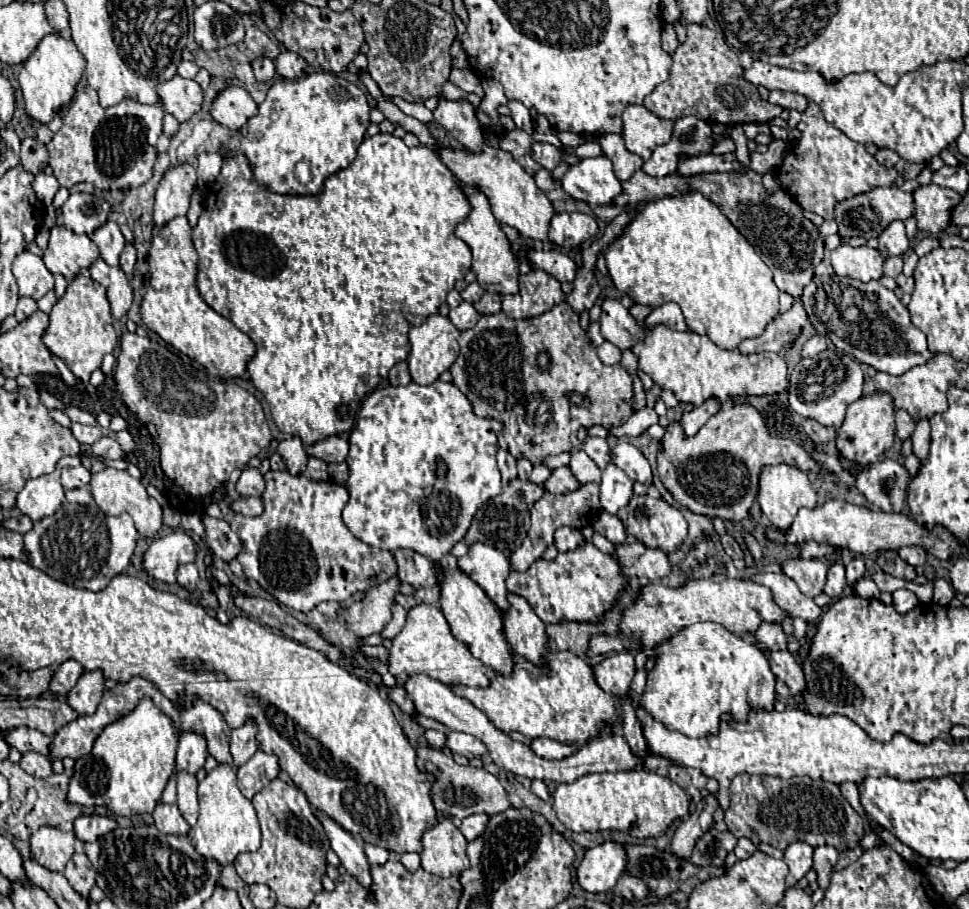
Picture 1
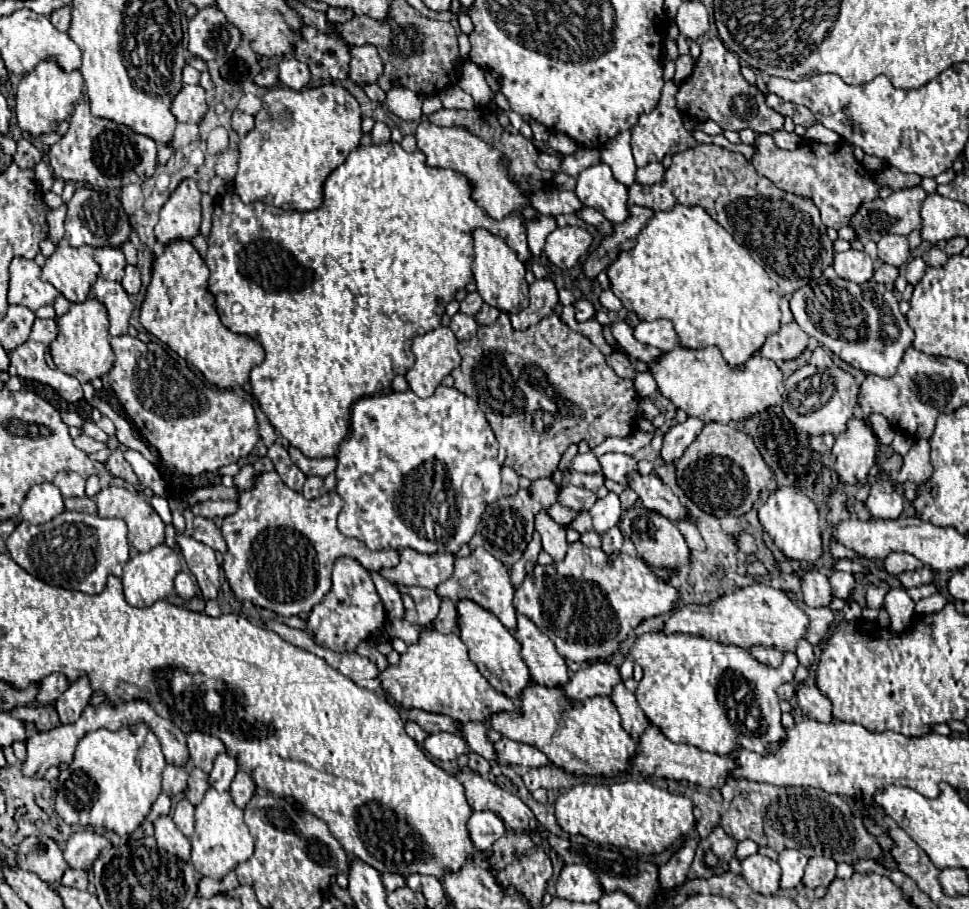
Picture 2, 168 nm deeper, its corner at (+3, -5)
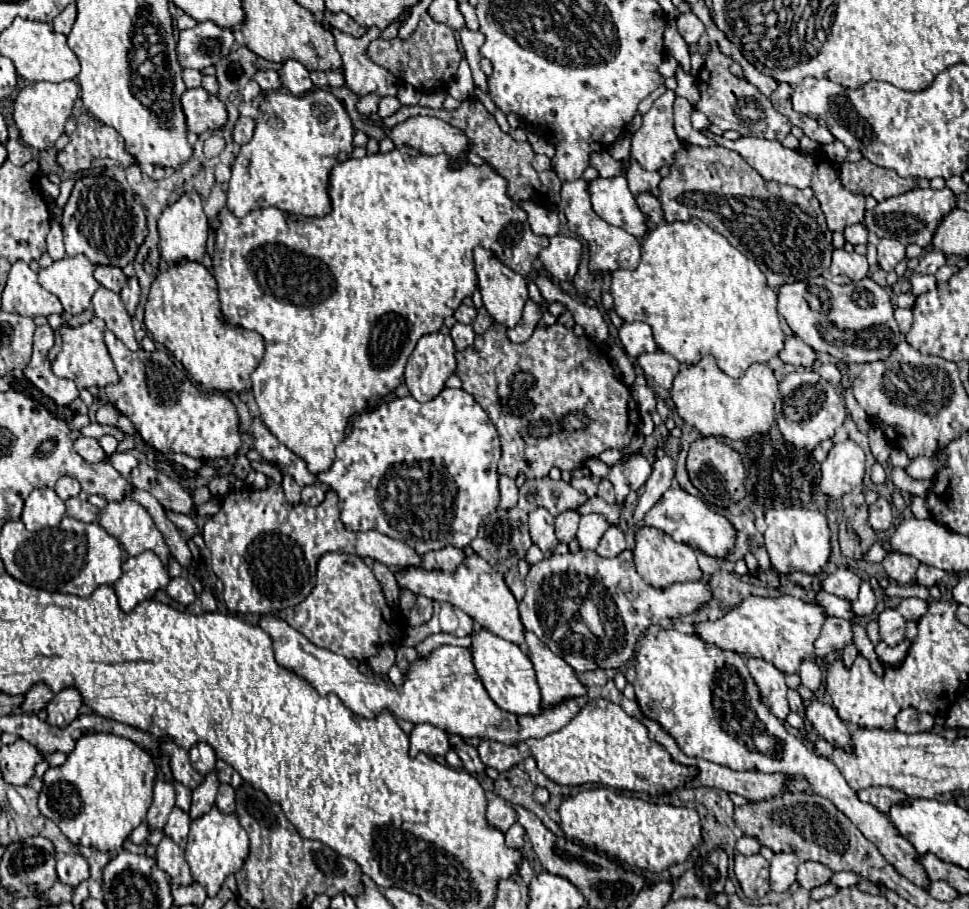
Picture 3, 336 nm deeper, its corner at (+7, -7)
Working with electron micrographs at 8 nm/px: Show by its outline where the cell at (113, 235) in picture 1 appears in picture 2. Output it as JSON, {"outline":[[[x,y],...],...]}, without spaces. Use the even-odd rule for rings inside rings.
{"outline":[[[96,248],[94,250],[94,260],[102,268],[102,276],[106,280],[120,282],[124,268],[126,268],[126,258],[120,248]]]}

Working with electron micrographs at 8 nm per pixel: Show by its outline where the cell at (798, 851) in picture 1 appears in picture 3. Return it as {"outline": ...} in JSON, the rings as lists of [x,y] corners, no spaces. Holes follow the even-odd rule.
{"outline":[[[774,854],[770,860],[770,884],[774,892],[786,892],[796,882],[800,860],[794,854]]]}

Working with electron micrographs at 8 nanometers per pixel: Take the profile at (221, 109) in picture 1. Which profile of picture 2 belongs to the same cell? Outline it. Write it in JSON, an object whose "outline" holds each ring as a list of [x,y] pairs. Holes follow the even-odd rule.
{"outline":[[[234,110],[234,114],[232,114],[232,128],[238,132],[238,136],[244,136],[244,134],[248,134],[254,128],[254,118],[250,114]]]}

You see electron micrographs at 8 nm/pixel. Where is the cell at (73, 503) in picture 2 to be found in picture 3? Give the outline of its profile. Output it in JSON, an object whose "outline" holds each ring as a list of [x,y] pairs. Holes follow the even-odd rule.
{"outline":[[[70,498],[70,500],[66,500],[66,514],[76,520],[82,520],[82,522],[94,522],[98,518],[98,508],[92,506],[90,502]]]}

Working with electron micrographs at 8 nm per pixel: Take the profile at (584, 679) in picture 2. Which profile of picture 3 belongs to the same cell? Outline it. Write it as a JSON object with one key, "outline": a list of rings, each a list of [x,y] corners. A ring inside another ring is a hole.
{"outline":[[[274,614],[262,616],[260,626],[266,628],[266,632],[270,632],[272,636],[278,664],[298,672],[302,678],[314,684],[314,688],[322,696],[330,692],[336,694],[346,704],[346,708],[350,708],[354,714],[360,714],[364,718],[374,718],[380,710],[390,710],[396,718],[410,720],[414,724],[428,722],[446,732],[460,734],[462,738],[478,736],[482,740],[516,744],[518,740],[542,738],[550,732],[558,732],[588,702],[588,694],[570,696],[556,706],[540,708],[540,712],[534,716],[532,714],[518,716],[512,712],[504,712],[492,702],[492,698],[482,686],[480,676],[474,670],[472,654],[468,648],[444,644],[432,650],[426,658],[418,656],[414,662],[410,662],[410,668],[404,676],[404,684],[394,686],[386,676],[363,674],[344,656],[338,656],[330,650],[314,646],[298,630],[290,628],[284,620],[278,620]]]}

